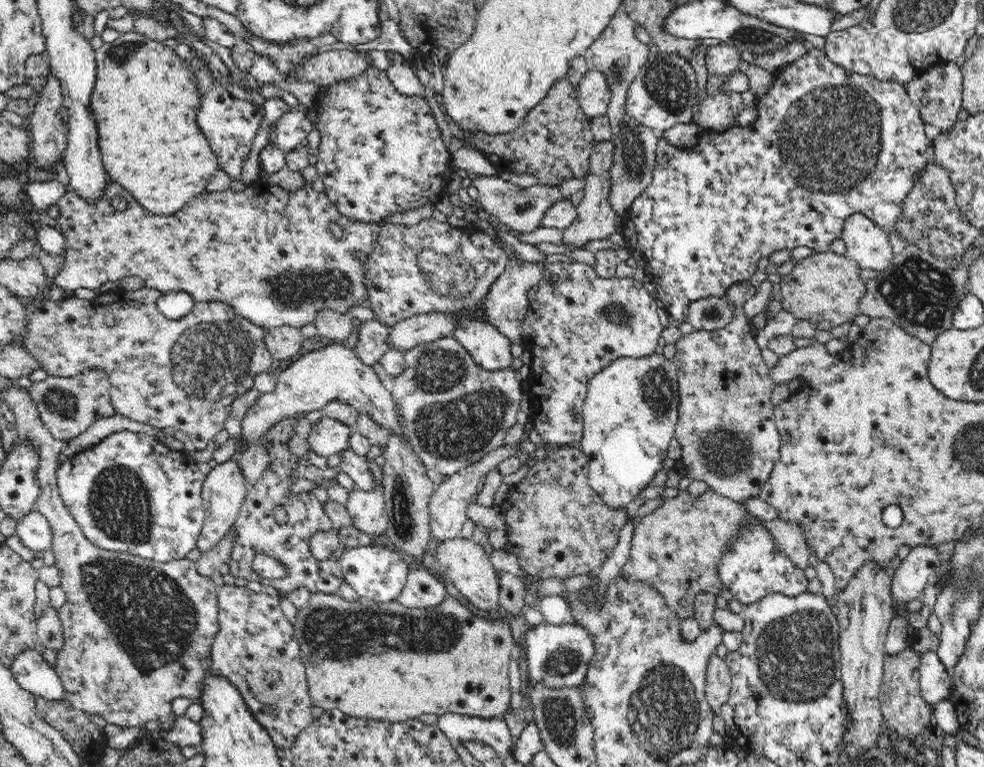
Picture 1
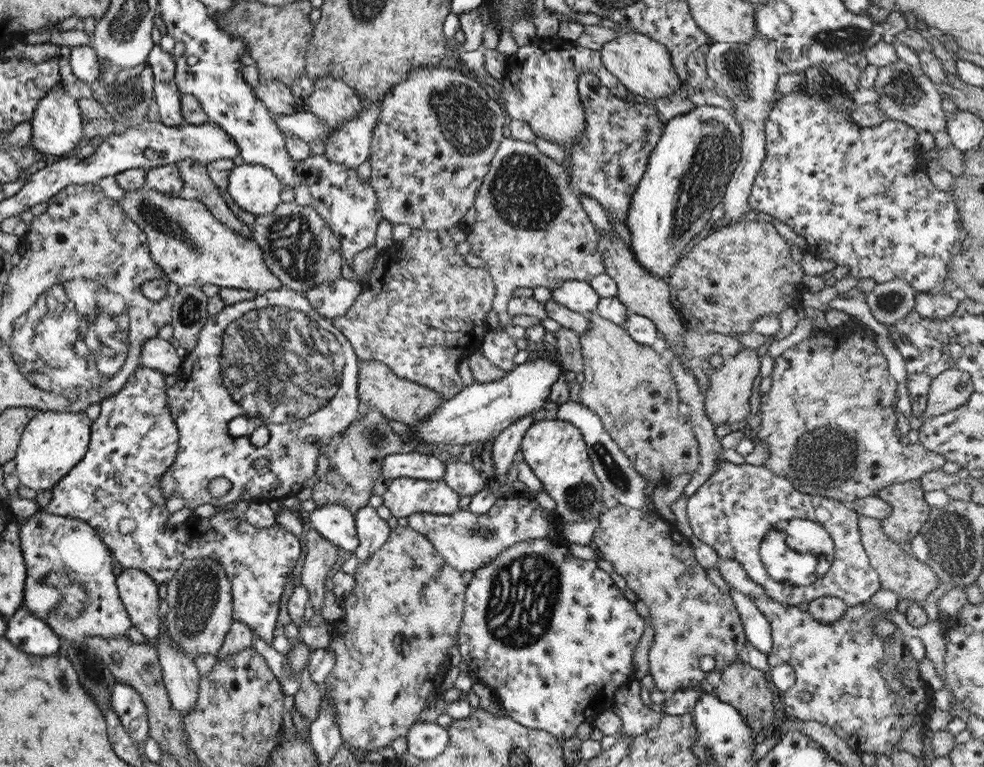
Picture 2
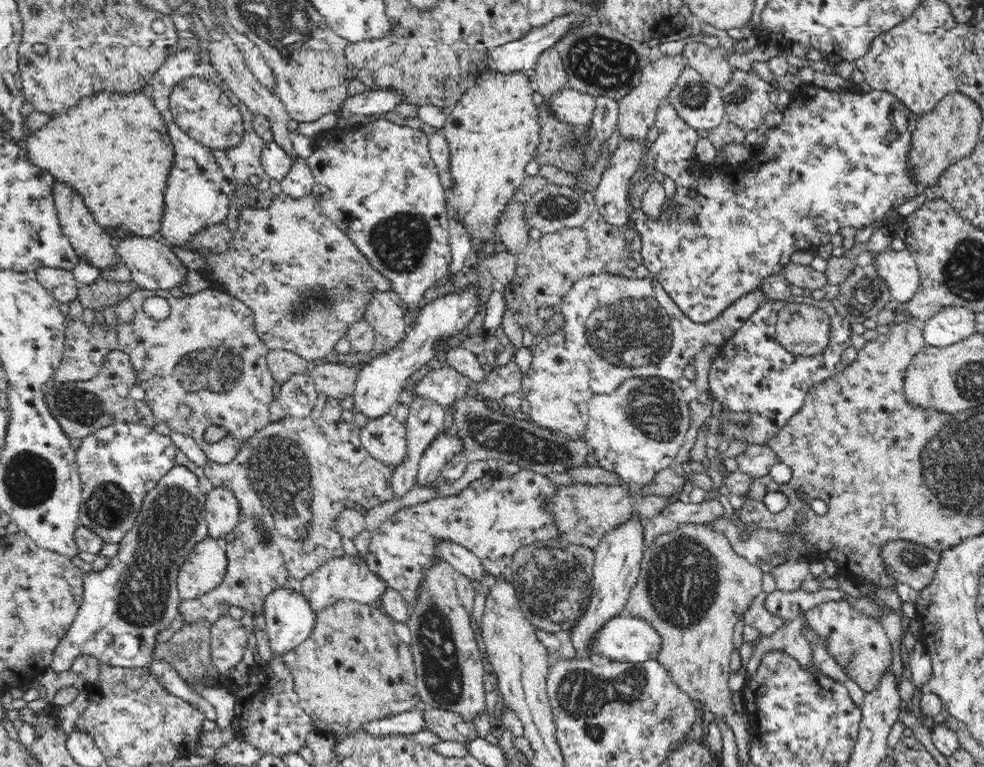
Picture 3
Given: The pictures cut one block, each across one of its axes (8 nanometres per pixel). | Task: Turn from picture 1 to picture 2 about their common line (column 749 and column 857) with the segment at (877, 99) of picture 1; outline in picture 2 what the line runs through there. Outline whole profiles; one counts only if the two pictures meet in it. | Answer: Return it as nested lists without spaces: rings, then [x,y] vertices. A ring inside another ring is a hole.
[[[831,83],[829,86],[821,86],[811,95],[801,88],[799,91],[787,93],[777,98],[773,107],[771,107],[771,111],[767,113],[765,121],[763,121],[765,157],[763,157],[761,166],[753,179],[748,206],[751,210],[769,214],[769,217],[789,227],[797,236],[805,239],[807,243],[805,251],[812,254],[817,252],[815,254],[817,259],[825,258],[827,260],[829,258],[832,264],[847,268],[847,275],[853,278],[869,278],[874,280],[876,284],[893,279],[903,279],[915,290],[916,294],[921,292],[941,292],[940,288],[943,280],[948,276],[949,262],[961,250],[962,242],[966,238],[954,201],[950,194],[942,192],[936,186],[933,186],[929,177],[925,174],[926,164],[923,160],[917,158],[916,154],[917,146],[915,140],[918,133],[914,127],[907,126],[903,122],[889,122],[888,120],[884,120],[879,125],[860,127],[851,120],[849,116],[850,111],[844,105],[841,107],[844,97],[845,94],[842,94],[842,91],[837,90]]]

